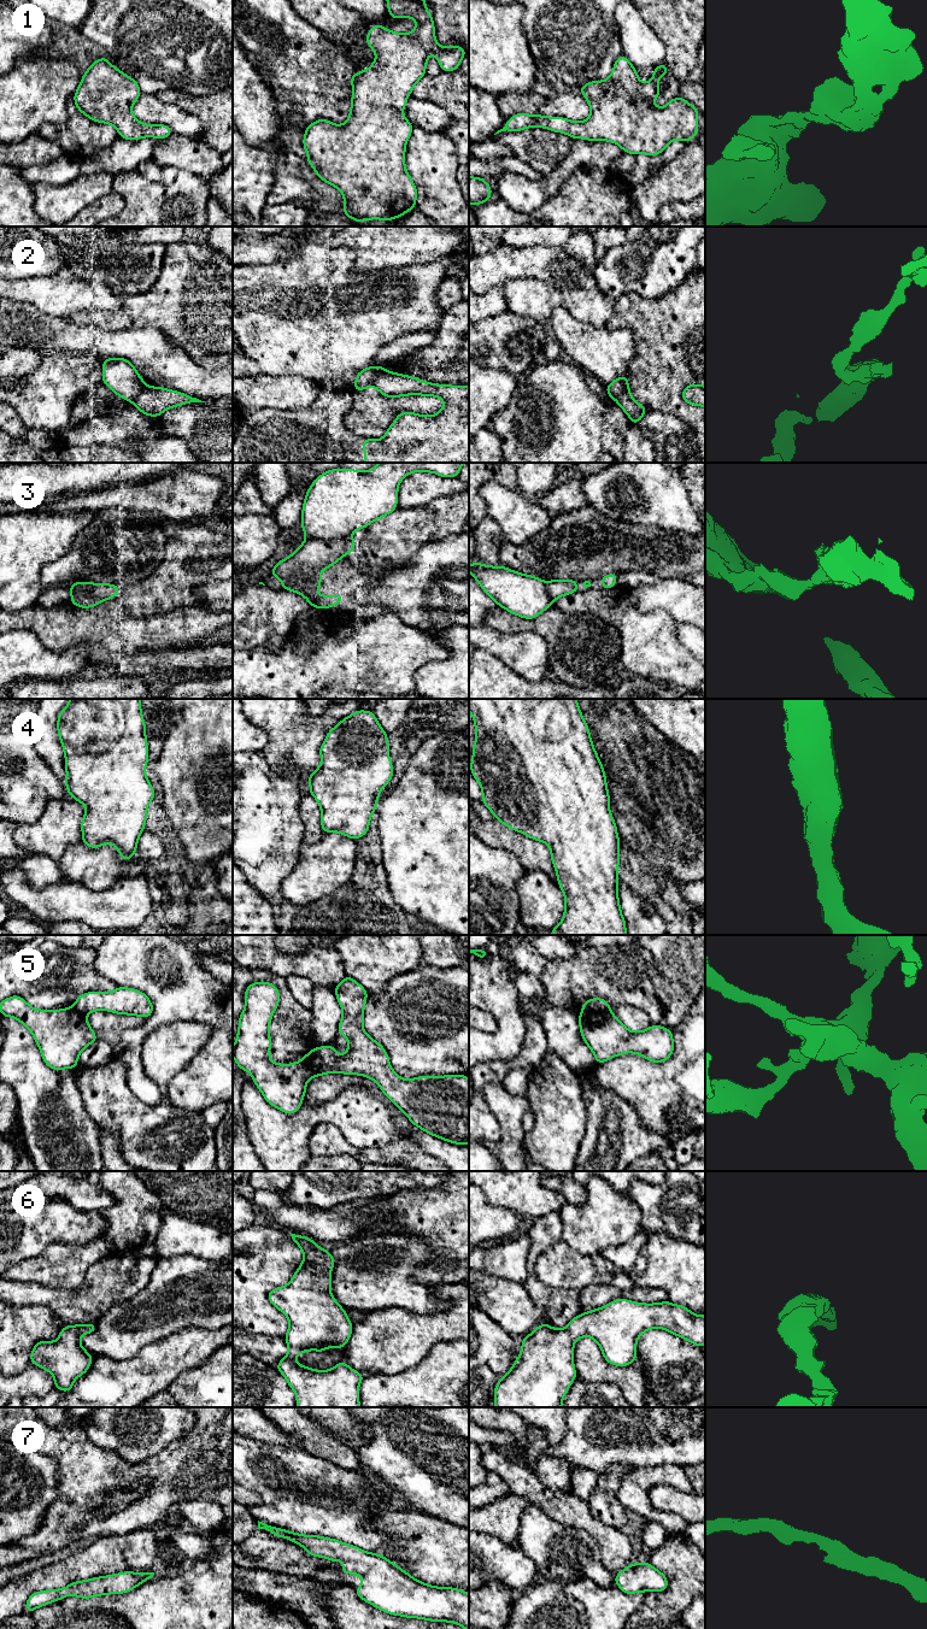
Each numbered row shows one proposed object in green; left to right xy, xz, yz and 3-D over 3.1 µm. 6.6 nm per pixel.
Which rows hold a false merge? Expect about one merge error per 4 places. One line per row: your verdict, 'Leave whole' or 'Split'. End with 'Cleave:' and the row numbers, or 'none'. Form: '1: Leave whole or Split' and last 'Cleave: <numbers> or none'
1: Leave whole
2: Split
3: Split
4: Leave whole
5: Split
6: Leave whole
7: Leave whole
Cleave: 2, 3, 5

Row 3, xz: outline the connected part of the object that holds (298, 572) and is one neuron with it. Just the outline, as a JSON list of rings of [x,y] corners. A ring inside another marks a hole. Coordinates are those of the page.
[[[351,536],[334,540],[306,539],[294,553],[280,560],[270,572],[282,582],[282,589],[306,598],[312,607],[329,608],[344,601],[345,596],[317,595],[317,589],[322,584],[318,574],[338,563],[354,547],[356,541]]]

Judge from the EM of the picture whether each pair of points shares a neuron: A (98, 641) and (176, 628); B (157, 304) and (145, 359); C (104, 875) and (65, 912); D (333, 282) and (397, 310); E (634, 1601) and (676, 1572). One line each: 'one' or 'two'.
A: one
B: two
C: two
D: one
E: two

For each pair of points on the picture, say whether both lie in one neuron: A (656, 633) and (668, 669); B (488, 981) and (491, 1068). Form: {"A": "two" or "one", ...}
{"A": "one", "B": "two"}

